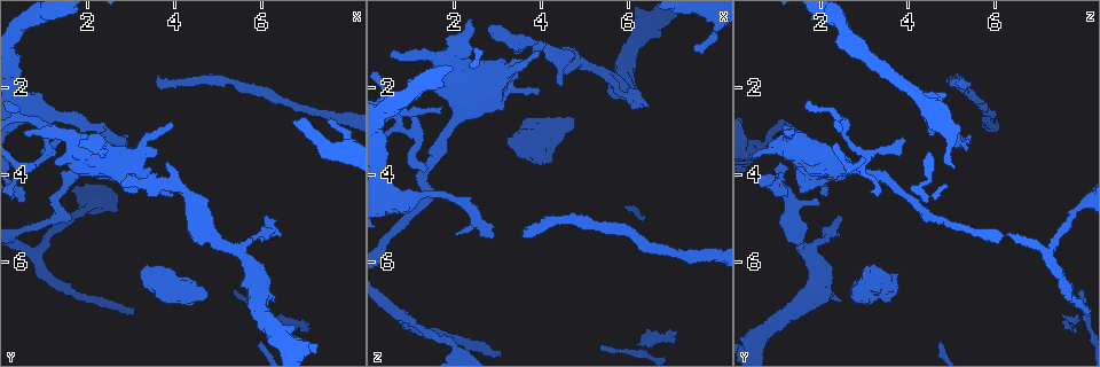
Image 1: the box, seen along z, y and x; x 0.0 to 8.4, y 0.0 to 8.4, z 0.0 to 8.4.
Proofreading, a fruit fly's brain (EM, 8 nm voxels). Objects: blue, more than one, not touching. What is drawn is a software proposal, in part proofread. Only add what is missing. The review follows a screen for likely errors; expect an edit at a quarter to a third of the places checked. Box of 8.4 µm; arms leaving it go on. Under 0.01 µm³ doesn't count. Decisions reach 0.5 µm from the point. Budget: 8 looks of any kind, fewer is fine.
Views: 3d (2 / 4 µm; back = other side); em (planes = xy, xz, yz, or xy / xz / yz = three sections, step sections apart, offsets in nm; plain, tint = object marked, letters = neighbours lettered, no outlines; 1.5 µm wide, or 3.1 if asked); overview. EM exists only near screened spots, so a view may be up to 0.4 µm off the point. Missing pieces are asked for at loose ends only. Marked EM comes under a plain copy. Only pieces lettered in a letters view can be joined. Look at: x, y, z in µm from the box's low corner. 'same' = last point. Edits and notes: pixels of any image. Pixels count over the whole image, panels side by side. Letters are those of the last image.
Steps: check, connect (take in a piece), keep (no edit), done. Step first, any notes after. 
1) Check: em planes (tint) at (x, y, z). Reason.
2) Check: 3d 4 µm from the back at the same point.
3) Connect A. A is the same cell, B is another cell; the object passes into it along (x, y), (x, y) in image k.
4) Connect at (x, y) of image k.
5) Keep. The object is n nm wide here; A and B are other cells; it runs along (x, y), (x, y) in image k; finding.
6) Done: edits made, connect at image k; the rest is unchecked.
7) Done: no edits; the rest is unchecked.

Check: em planes (tint) at (1.35, 3.15, 3.90). An open end.

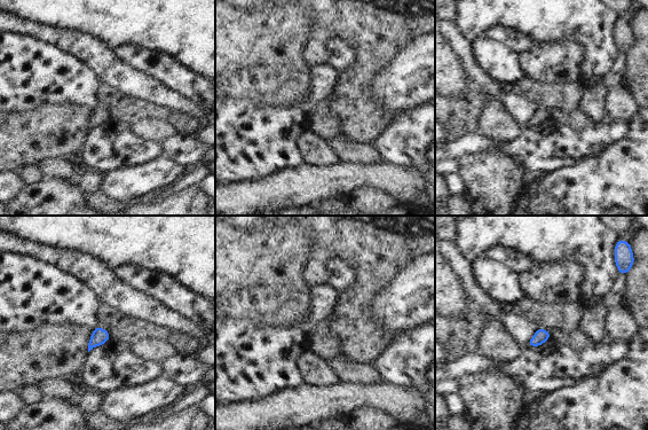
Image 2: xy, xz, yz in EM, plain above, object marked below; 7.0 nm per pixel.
Check: em planes (letters) at the same point.

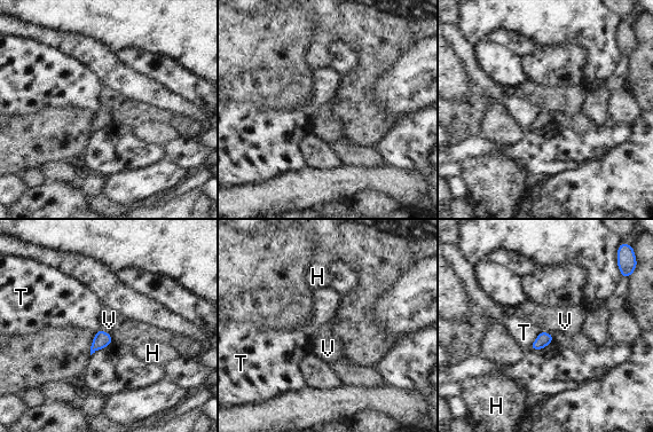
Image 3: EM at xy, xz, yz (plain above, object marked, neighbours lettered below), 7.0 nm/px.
Keep. H, T and V are other cells; a border runs along (541, 330), (552, 335) in image 3; none of them fits.

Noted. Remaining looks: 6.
Check: em yz step 8 (letters) at (2.90, 3.15, 5.45). Branch stops here.

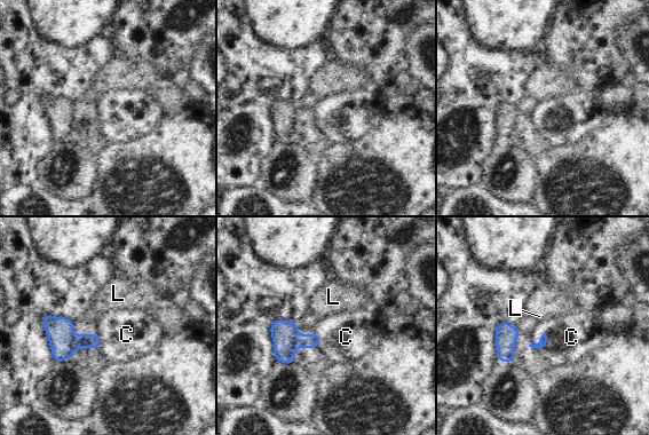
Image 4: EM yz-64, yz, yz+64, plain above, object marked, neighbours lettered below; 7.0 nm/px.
Keep. The longest contact is with C, 130 nm; C and L are other cells; no lettered piece goes on from it.

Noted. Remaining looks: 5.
Check: 3d 4 µm at (5.40, 6.75, 7.90). An open end.

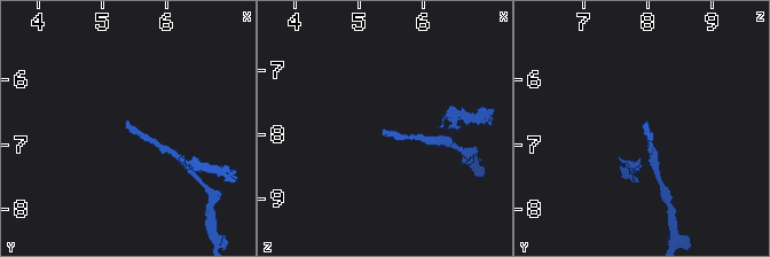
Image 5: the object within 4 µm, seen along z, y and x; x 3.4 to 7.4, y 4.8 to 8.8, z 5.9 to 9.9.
Check: em yz step 8 (letters) at (5.40, 6.75, 7.90).

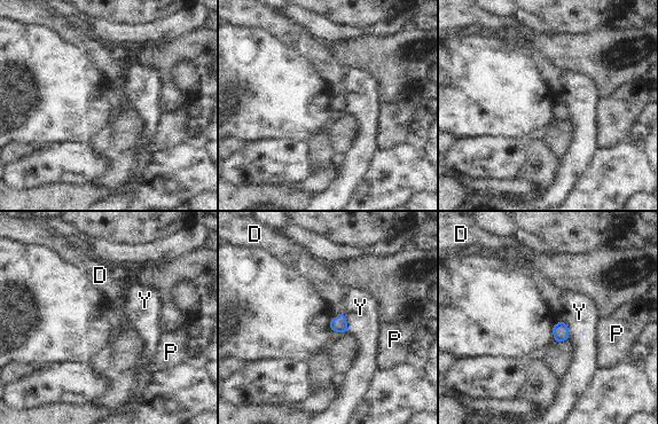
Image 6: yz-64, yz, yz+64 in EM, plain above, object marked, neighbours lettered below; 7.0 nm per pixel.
Check: em planes (letters) at the same point.

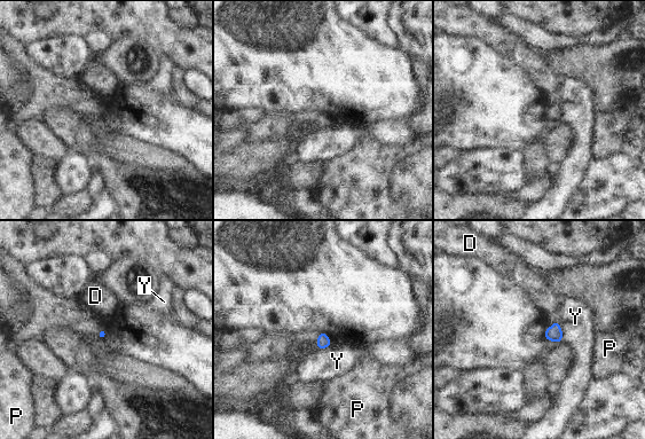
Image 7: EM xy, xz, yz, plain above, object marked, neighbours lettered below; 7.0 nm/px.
Keep. D, P and Y are other cells; a border runs along (556, 320), (560, 327), (563, 340) in image 7; none of them fits.

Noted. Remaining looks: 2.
Done: no edits; the rest is unchecked.

